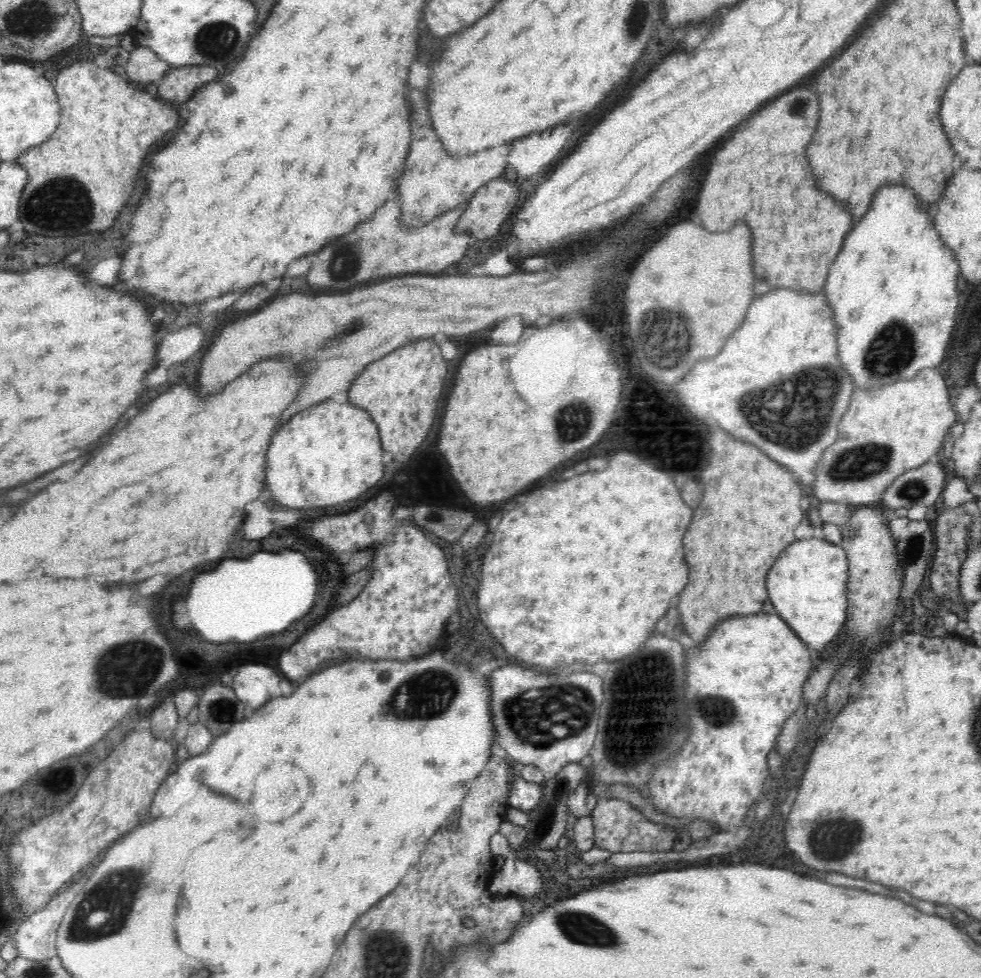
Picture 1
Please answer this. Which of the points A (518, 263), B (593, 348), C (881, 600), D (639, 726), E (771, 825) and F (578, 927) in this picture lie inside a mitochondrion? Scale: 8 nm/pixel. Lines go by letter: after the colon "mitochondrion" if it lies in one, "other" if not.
A: other
B: other
C: other
D: mitochondrion
E: other
F: mitochondrion

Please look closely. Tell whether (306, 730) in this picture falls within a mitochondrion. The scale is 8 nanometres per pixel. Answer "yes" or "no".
no

